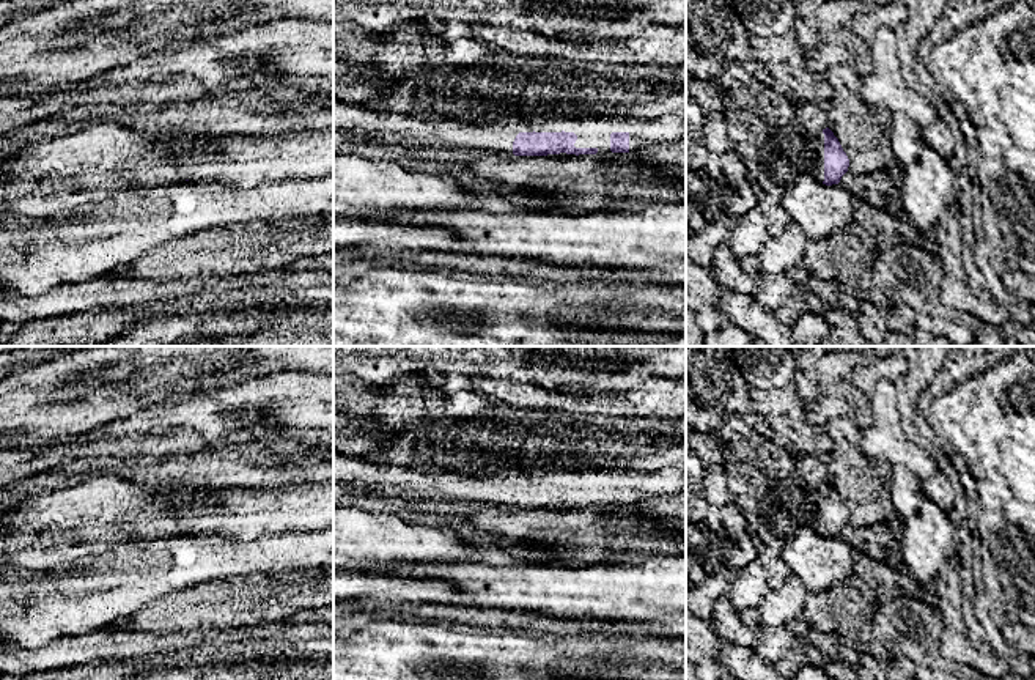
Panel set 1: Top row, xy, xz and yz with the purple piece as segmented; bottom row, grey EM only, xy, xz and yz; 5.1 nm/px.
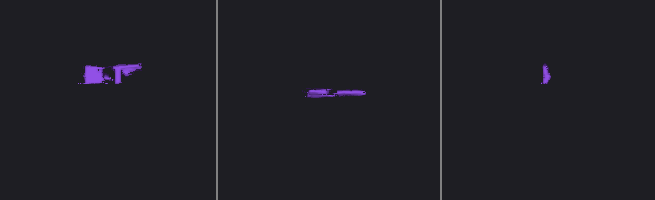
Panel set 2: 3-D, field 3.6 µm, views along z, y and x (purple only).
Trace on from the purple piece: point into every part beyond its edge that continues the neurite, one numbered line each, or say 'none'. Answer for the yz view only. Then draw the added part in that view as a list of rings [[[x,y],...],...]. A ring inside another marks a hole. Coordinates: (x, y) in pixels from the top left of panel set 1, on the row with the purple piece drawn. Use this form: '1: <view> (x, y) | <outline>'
1: yz (817, 170) | [[[824,134],[818,135],[820,148],[813,167],[808,170],[820,183],[824,181]]]

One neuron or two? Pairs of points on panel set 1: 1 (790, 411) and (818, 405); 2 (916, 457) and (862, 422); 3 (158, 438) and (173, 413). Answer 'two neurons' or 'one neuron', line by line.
1: two neurons
2: two neurons
3: two neurons

